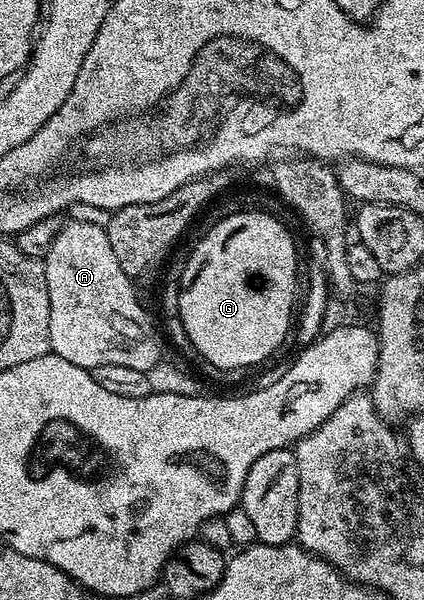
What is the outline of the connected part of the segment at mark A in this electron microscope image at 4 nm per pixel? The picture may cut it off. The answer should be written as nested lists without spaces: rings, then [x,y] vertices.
[[[67,220],[42,264],[48,285],[49,343],[53,354],[89,371],[100,365],[119,365],[146,372],[164,359],[159,328],[156,325],[154,328],[151,317],[140,303],[132,285],[133,278],[122,270],[105,227]]]

